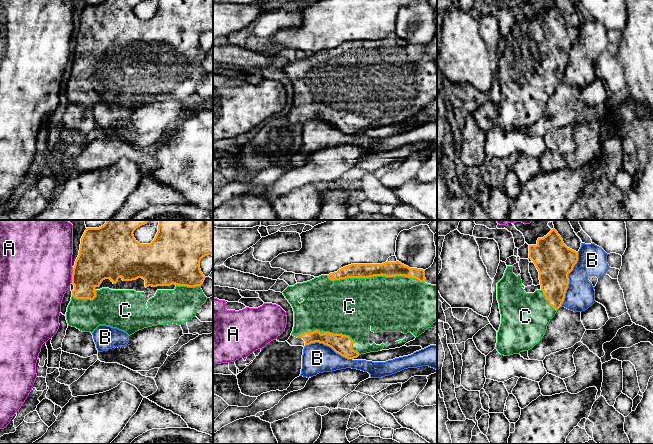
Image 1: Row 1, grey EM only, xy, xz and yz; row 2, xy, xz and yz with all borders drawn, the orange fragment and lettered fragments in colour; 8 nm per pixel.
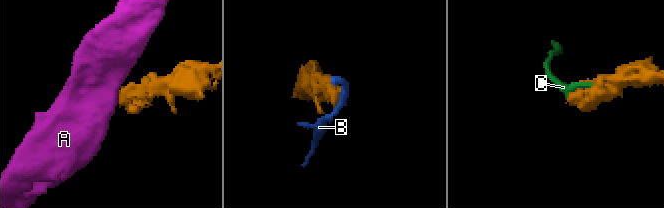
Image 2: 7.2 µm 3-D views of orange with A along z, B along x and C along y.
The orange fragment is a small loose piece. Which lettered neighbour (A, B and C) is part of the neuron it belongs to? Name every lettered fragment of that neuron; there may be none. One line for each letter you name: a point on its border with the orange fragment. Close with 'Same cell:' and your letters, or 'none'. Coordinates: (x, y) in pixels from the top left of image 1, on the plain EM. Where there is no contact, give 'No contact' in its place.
C: Touches orange at xz (375, 51)
Same cell: C

